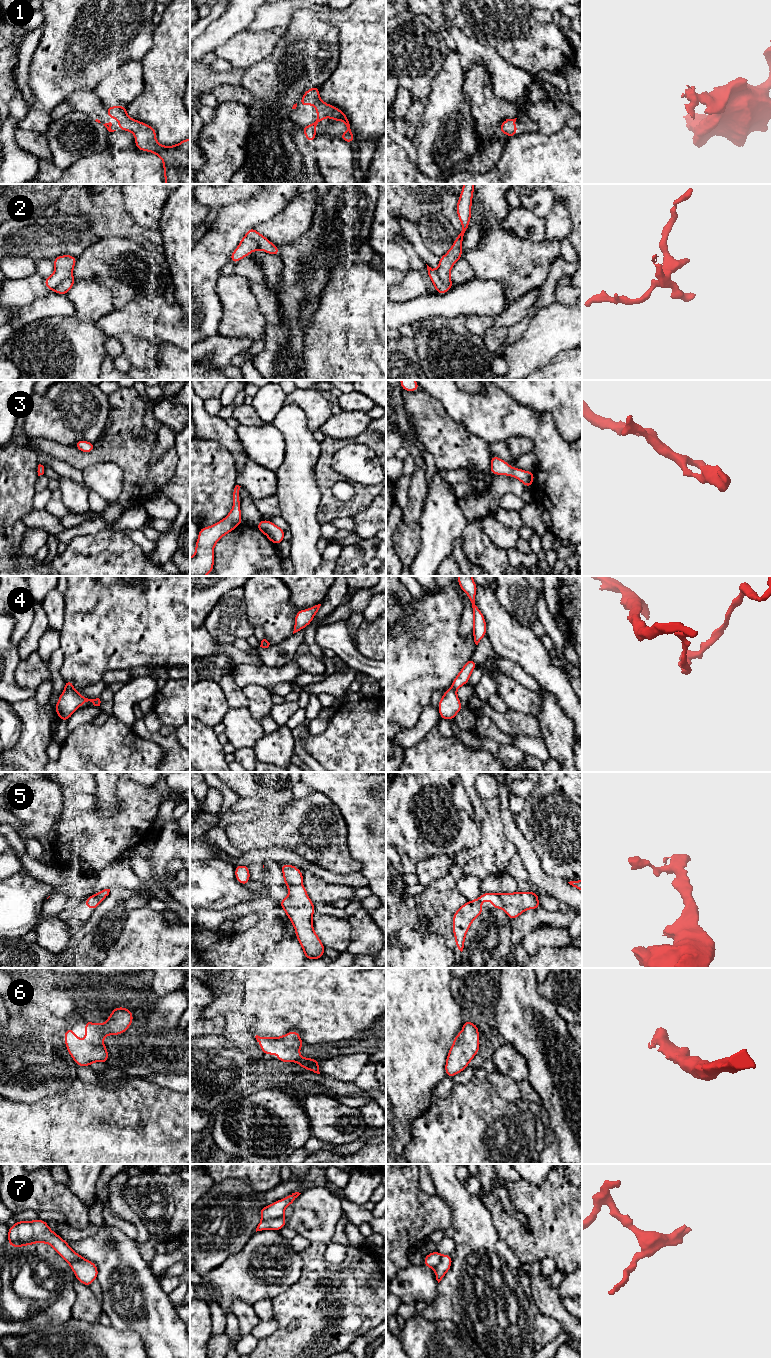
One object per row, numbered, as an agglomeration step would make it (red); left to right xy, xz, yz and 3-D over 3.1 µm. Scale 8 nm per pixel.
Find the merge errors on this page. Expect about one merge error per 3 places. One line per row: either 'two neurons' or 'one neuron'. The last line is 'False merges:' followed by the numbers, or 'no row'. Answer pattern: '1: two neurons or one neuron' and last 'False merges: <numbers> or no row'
1: one neuron
2: one neuron
3: one neuron
4: two neurons
5: one neuron
6: one neuron
7: one neuron
False merges: 4

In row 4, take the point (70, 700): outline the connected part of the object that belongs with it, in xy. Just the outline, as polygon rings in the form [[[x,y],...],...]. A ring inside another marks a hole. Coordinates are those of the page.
[[[65,688],[54,709],[59,715],[60,721],[66,721],[81,705],[88,701],[92,702],[94,706],[100,706],[101,703],[99,698],[88,699],[80,695],[74,688]]]

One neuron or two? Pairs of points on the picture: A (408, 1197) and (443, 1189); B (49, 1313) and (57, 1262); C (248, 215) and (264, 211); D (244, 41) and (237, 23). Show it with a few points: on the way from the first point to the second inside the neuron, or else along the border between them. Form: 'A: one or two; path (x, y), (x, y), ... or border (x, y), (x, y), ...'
A: two; border (435, 1194), (446, 1204), (450, 1213)
B: one; path (62, 1300), (62, 1275)
C: one; path (252, 211), (260, 211)
D: two; border (245, 28), (235, 33), (221, 45)

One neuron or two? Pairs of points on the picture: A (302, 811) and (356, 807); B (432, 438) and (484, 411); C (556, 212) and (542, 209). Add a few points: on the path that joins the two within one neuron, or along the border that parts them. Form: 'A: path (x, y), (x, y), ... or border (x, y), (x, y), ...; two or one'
A: border (321, 792), (337, 807), (345, 821), (347, 830); two
B: border (443, 408), (454, 420), (461, 422), (480, 437); two
C: border (555, 199), (552, 209), (545, 219); two

